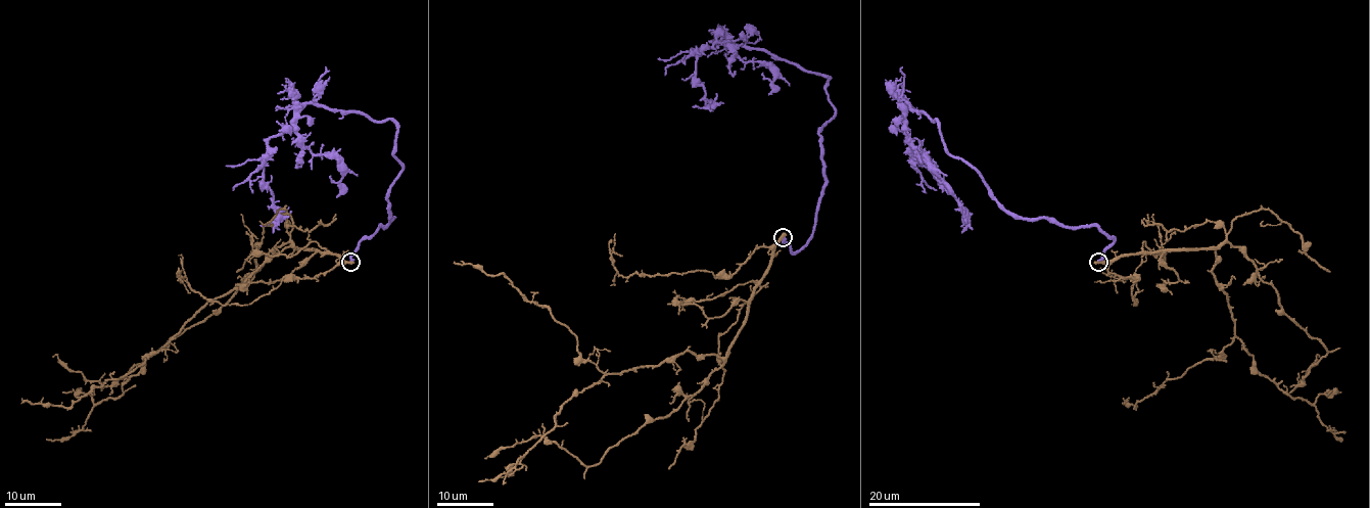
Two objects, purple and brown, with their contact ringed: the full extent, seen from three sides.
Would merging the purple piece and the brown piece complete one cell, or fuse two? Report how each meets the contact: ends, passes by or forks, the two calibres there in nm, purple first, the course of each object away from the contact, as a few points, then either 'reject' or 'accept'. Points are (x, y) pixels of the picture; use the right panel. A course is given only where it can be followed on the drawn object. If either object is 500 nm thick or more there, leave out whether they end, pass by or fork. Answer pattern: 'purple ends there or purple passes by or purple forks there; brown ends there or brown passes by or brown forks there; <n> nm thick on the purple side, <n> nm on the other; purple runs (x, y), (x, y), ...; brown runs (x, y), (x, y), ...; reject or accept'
purple ends there; brown ends there; 400 nm thick on the purple side, 480 nm on the other; purple runs (1098, 261), (1113, 240), (1095, 226), (1012, 216), (947, 150), (936, 120), (906, 104), (916, 158), (966, 226); brown runs (1098, 261), (1219, 247), (1212, 274), (1234, 321), (1234, 339), (1218, 357), (1167, 380), (1136, 407), (1124, 403); reject

